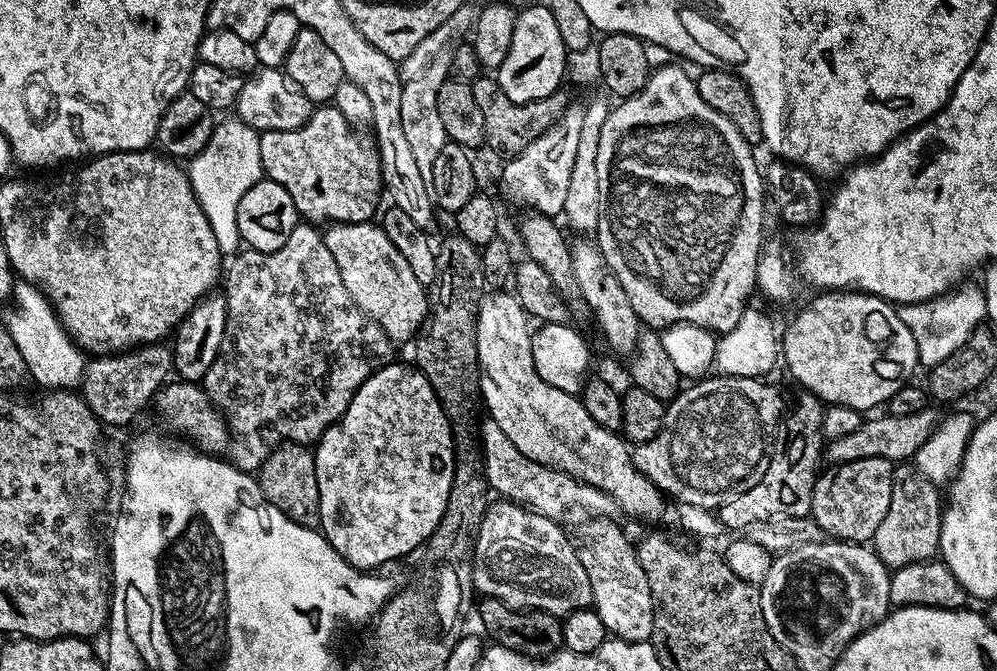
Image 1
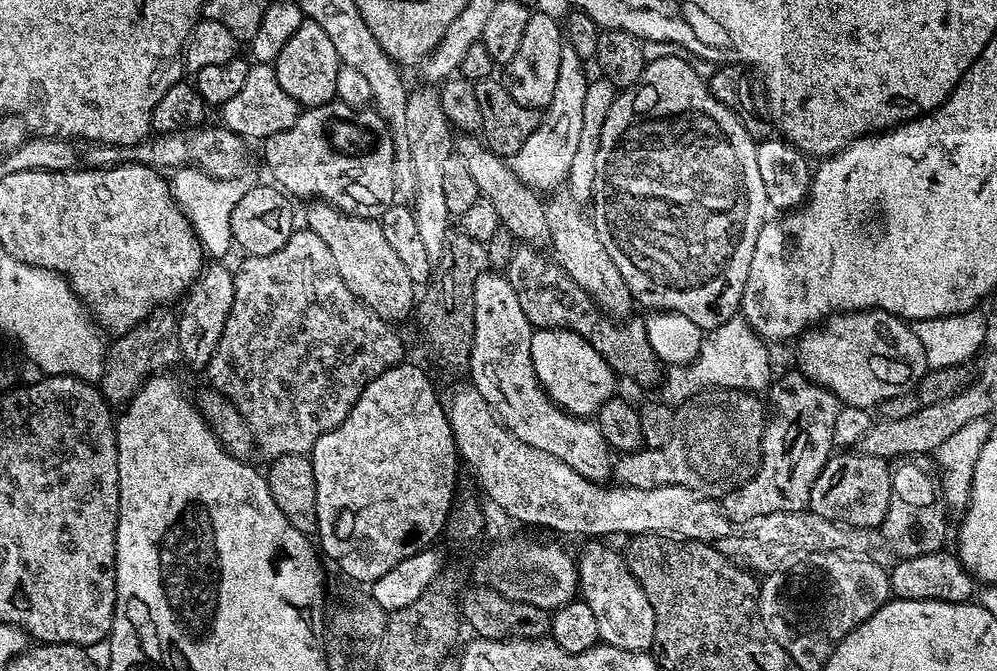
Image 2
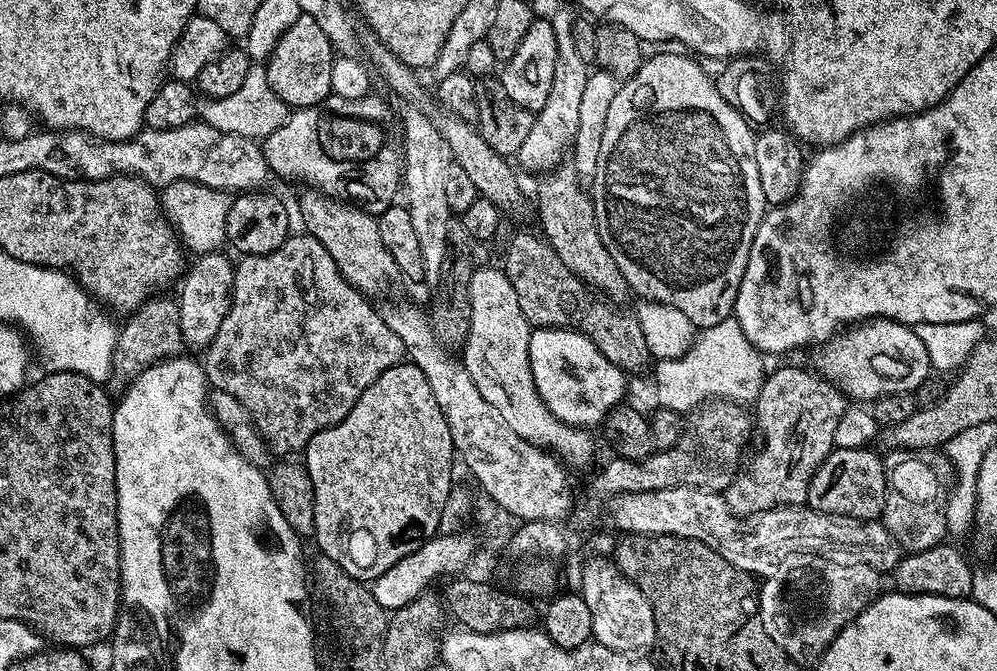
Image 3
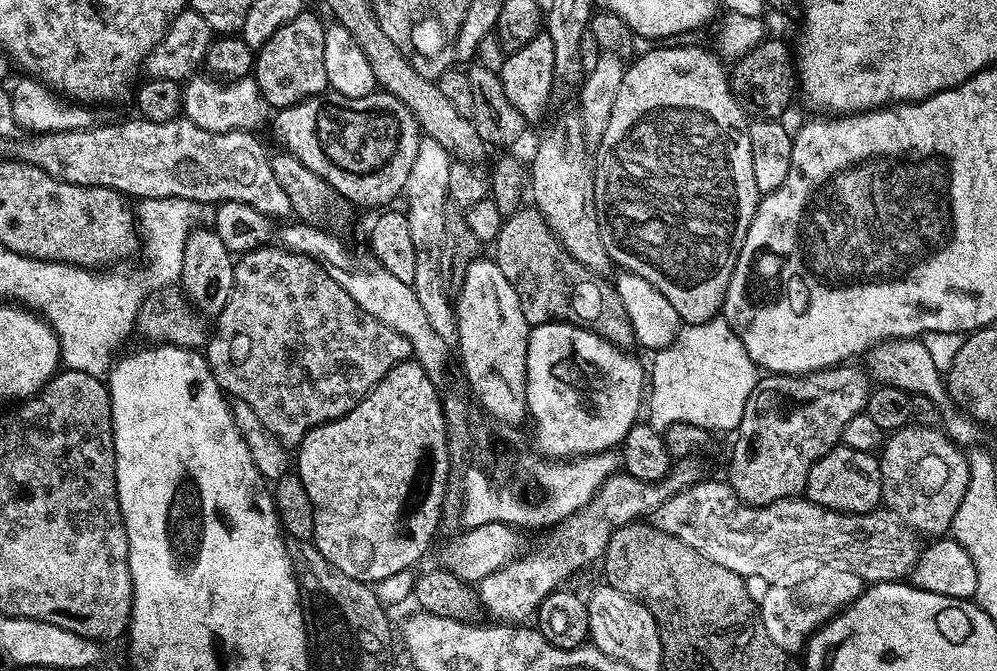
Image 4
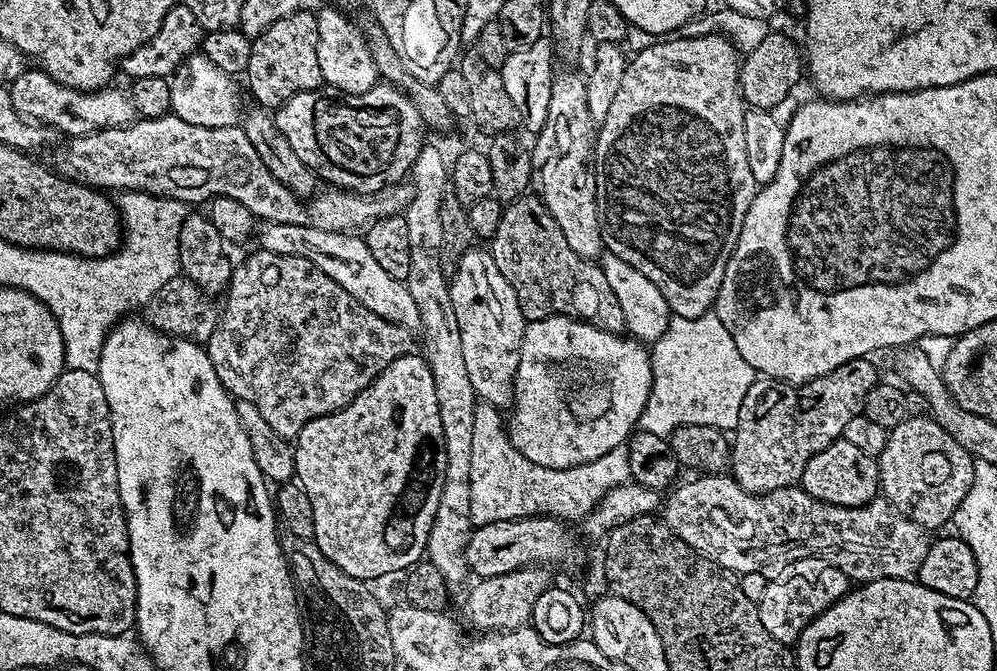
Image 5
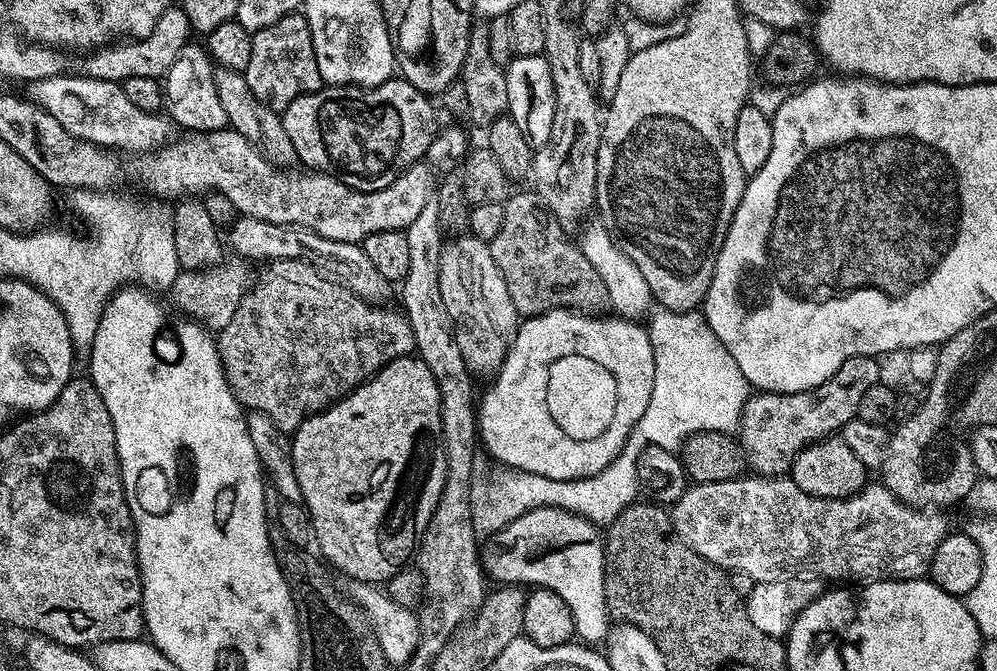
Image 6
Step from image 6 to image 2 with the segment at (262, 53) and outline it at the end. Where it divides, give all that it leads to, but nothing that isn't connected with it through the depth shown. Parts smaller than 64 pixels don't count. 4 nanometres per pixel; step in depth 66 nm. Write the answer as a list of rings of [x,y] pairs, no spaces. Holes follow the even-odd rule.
[[[304,19],[302,26],[298,26],[290,37],[290,42],[282,46],[282,54],[274,62],[278,86],[290,94],[304,108],[317,108],[323,104],[330,104],[336,100],[338,86],[338,70],[342,61],[338,50],[334,50],[334,42],[330,42],[330,34],[318,26],[318,22]]]

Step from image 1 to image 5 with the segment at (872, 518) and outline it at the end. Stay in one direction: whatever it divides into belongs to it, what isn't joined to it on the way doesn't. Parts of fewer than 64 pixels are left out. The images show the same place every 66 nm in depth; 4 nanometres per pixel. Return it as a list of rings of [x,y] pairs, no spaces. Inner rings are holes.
[[[841,438],[826,446],[826,450],[814,454],[810,462],[806,462],[806,470],[802,470],[799,487],[806,494],[827,504],[861,508],[863,504],[877,499],[880,492],[880,465],[877,457],[862,454],[862,450]]]

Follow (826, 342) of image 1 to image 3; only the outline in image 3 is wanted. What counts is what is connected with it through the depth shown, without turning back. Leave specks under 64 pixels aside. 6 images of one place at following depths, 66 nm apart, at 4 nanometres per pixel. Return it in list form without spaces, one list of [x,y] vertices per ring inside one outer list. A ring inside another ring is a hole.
[[[877,318],[861,323],[847,332],[850,333],[846,336],[839,335],[819,349],[820,357],[817,358],[815,367],[819,375],[825,380],[831,380],[853,401],[871,402],[886,394],[913,393],[917,387],[929,379],[927,376],[930,376],[932,372],[932,363],[926,354],[926,346],[922,346],[922,338],[918,338],[918,334],[909,325],[900,324],[897,320]]]

